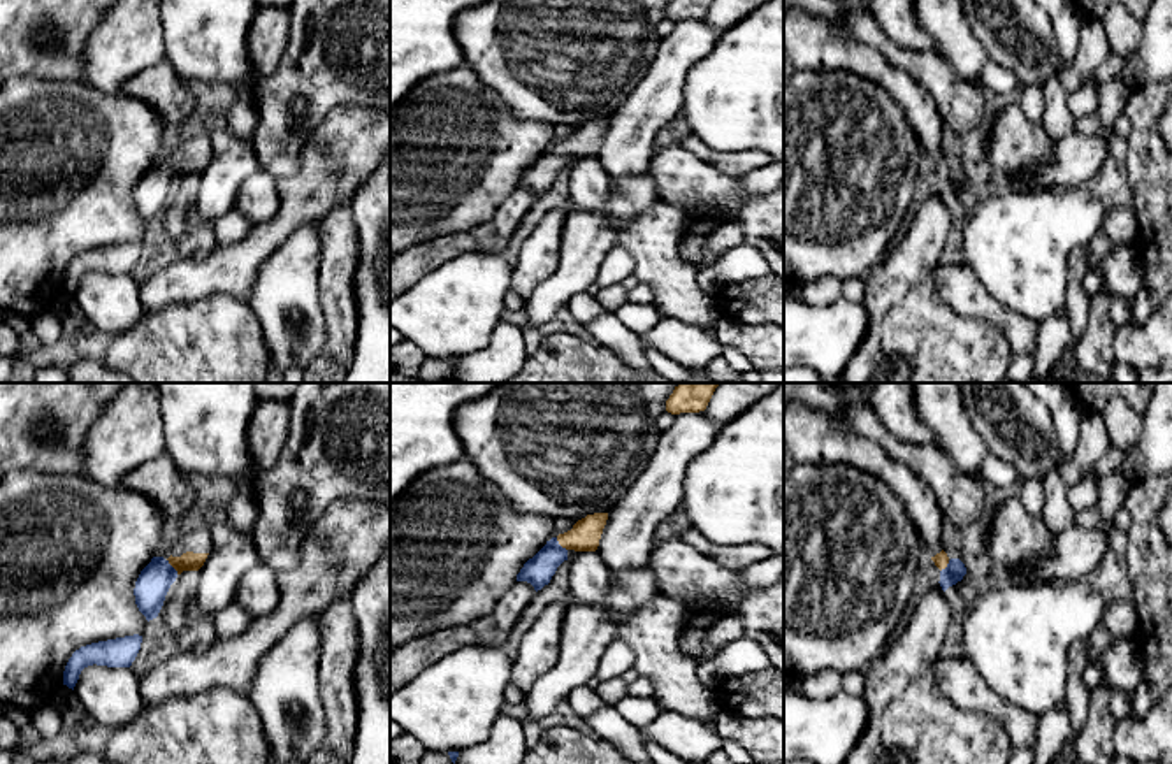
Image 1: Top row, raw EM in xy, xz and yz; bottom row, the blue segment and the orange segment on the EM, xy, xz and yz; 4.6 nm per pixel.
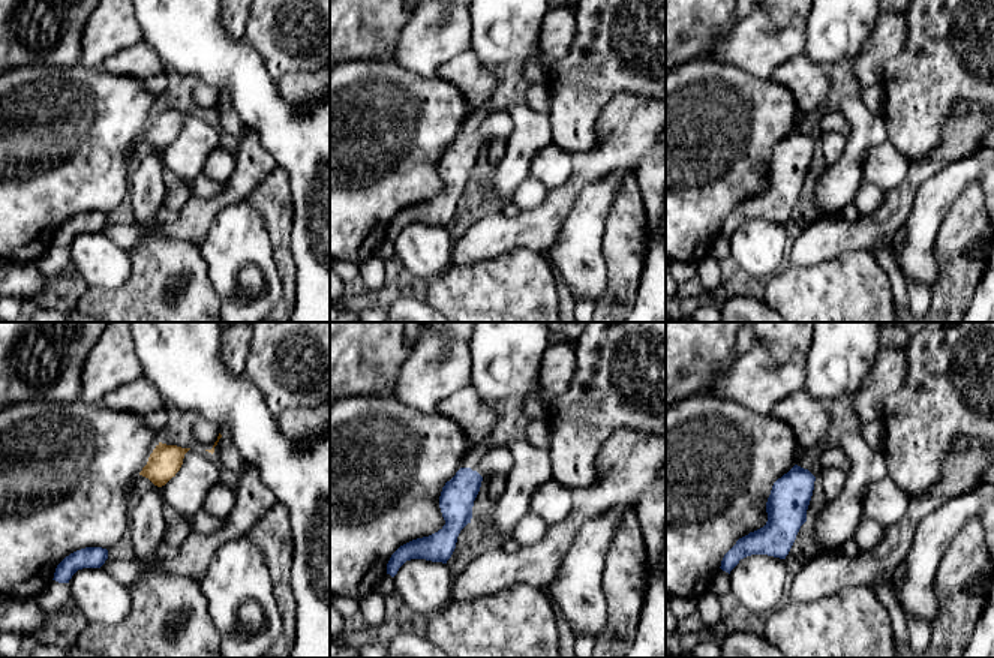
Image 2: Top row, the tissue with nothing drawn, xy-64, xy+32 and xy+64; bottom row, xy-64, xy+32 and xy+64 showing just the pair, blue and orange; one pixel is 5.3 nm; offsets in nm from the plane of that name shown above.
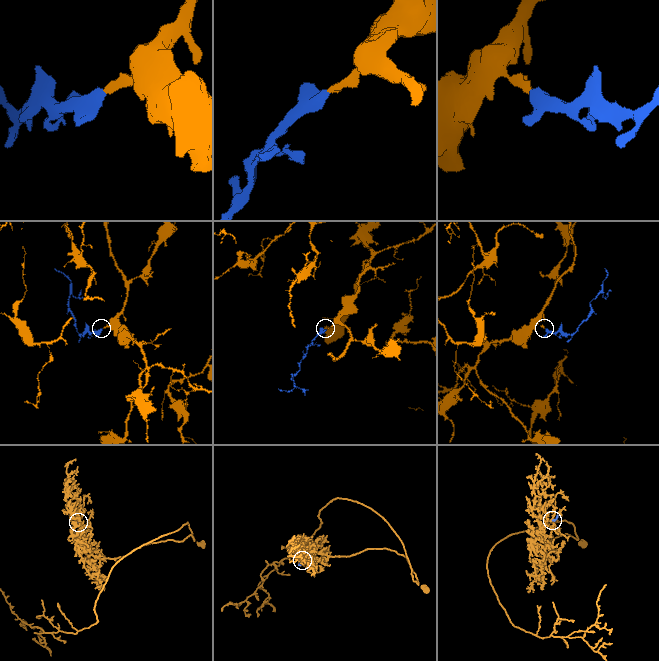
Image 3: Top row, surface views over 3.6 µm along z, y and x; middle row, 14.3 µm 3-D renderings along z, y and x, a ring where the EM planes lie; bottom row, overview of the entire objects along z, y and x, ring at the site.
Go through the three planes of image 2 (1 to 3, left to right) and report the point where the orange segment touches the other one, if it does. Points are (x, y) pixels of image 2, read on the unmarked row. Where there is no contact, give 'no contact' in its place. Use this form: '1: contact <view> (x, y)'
1: no contact
2: no contact
3: no contact

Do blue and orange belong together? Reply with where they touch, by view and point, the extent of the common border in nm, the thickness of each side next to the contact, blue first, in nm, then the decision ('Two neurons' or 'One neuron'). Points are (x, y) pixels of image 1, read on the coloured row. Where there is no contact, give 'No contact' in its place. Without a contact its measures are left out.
Touches blue at xy (171, 566). Shared border 90 nm. Thickness 150 nm (blue) against 90 nm. One neuron

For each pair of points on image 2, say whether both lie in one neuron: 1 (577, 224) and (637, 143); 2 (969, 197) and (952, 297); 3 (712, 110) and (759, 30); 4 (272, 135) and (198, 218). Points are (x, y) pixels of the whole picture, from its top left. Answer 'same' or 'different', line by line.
1: different
2: same
3: different
4: different

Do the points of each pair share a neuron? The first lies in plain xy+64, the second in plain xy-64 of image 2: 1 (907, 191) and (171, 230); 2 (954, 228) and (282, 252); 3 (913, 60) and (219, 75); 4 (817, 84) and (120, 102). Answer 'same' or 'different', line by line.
1: same
2: same
3: different
4: different

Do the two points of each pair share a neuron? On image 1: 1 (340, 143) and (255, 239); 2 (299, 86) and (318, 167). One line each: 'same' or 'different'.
1: same
2: different

